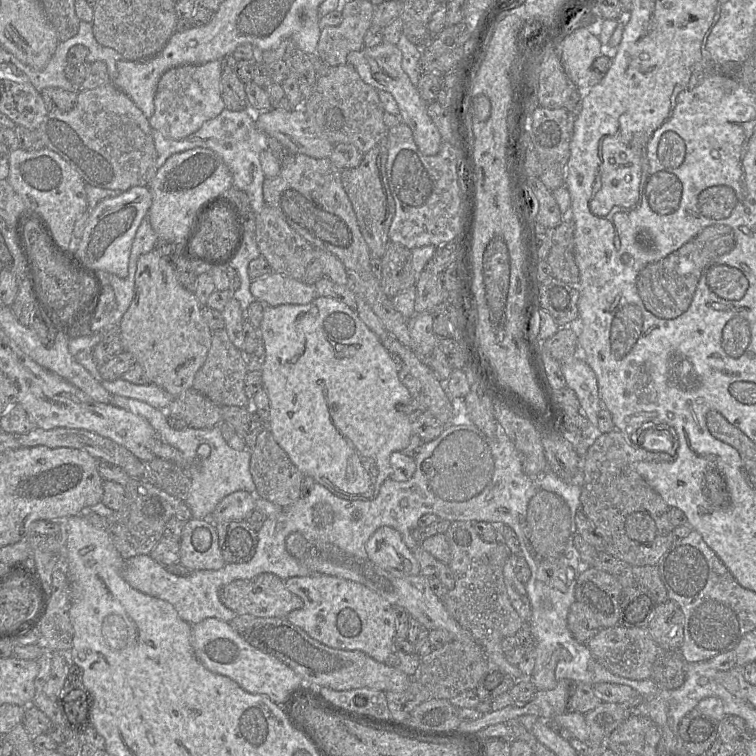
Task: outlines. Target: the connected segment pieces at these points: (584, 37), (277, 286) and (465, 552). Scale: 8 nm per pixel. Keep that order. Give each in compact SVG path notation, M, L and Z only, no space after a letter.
M579 28L565 36L560 48L560 59L569 80L587 90L589 71L595 59L602 55L602 43L599 37L587 28Z
M276 272L252 280L250 292L256 300L267 306L304 305L318 297L314 284L306 284Z
M472 521L452 522L445 535L447 536L451 551L451 560L448 566L455 578L454 588L448 590L447 594L442 599L446 609L451 616L471 634L472 638L483 647L489 662L496 664L515 680L522 679L523 674L517 666L507 661L501 646L501 642L504 638L515 636L516 632L525 625L510 602L504 582L503 568L511 554L510 550L501 540L494 542L482 540L475 530Z

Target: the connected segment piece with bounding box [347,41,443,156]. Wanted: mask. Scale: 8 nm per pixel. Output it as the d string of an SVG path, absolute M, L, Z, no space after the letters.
M382 42L374 47L363 47L358 51L352 51L347 55L347 64L351 65L359 74L361 79L378 91L385 91L395 98L400 120L410 130L414 141L421 153L432 156L438 153L442 143L442 137L436 125L427 112L427 105L420 96L408 75L402 69L402 53L395 44Z

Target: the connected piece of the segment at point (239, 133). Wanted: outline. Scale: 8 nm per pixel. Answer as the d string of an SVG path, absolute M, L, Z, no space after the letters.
M225 108L217 117L206 121L200 129L181 140L168 139L155 129L152 129L152 136L157 151L157 169L173 154L194 148L210 149L221 157L229 169L233 187L247 194L252 212L257 215L265 206L263 182L266 178L259 156L268 149L268 136L256 127L255 113L250 109L231 111Z

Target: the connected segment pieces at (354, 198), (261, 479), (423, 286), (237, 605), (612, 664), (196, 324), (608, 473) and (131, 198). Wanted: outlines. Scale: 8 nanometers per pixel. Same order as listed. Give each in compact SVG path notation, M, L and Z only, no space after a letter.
M387 135L363 155L359 166L341 171L342 186L352 204L361 234L370 250L370 258L381 259L390 242L388 232L395 214L395 203L389 189L386 165Z
M267 427L258 435L256 445L246 449L251 451L249 470L256 487L255 495L257 497L266 499L282 508L294 504L302 497L304 474L292 463Z
M424 269L418 276L415 284L416 313L429 313L437 305L445 301L445 290L442 286L441 275Z
M262 573L251 579L234 580L219 591L221 602L237 615L263 618L285 618L291 611L303 607L303 600L291 593L285 581L272 573Z
M616 625L601 628L587 646L594 658L611 673L631 680L651 678L660 688L672 690L685 681L686 661L680 649L662 651L647 628Z
M152 250L139 256L135 274L135 295L123 315L119 329L123 350L132 354L153 383L174 398L192 389L196 373L204 364L212 343L212 331L202 316L202 306L195 294L179 282L172 263Z
M618 430L598 435L582 459L583 484L581 486L581 511L593 523L598 535L604 542L604 551L625 562L631 567L656 566L674 543L674 526L669 519L668 504L636 471L636 464L641 461L668 462L676 454L674 444L667 452L653 452L642 448L638 440L633 441L638 447L629 444Z
M135 186L118 196L105 198L90 209L75 256L83 267L114 274L120 278L128 276L128 264L132 243L138 227L152 204L152 194L147 186Z

